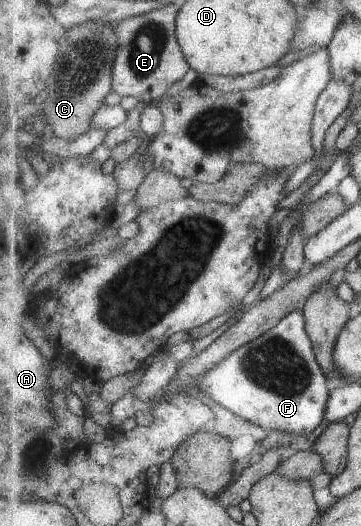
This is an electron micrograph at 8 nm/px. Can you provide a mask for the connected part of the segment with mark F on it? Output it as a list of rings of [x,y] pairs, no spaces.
[[[294,310],[280,320],[274,328],[270,328],[266,334],[236,348],[232,354],[220,360],[213,370],[204,374],[204,378],[200,380],[197,387],[201,392],[200,396],[205,399],[214,399],[214,402],[222,404],[234,414],[269,430],[290,432],[296,436],[315,432],[324,420],[324,412],[326,412],[331,391],[328,390],[327,374],[316,358],[306,324],[305,312]]]

